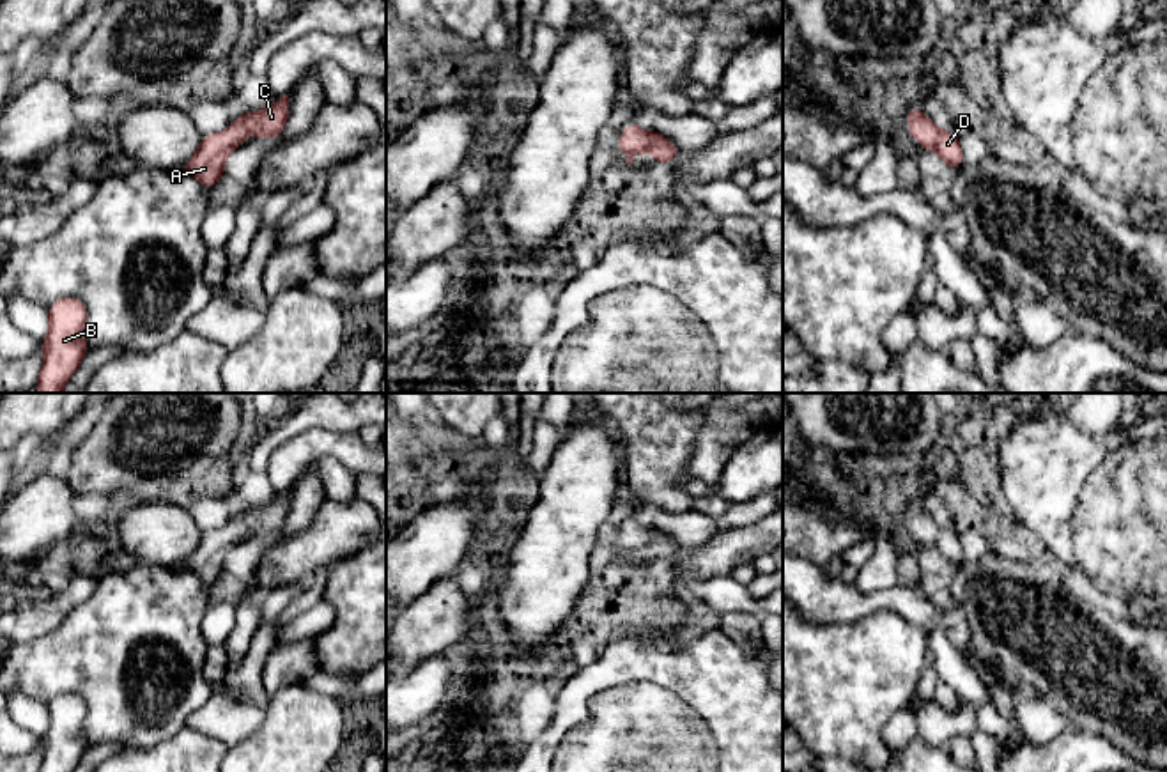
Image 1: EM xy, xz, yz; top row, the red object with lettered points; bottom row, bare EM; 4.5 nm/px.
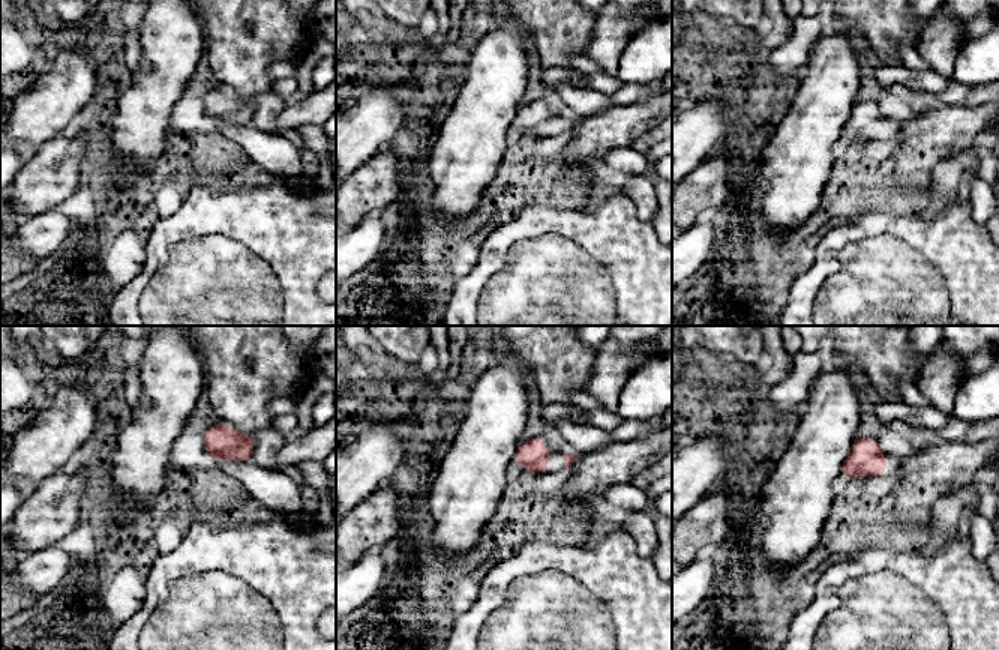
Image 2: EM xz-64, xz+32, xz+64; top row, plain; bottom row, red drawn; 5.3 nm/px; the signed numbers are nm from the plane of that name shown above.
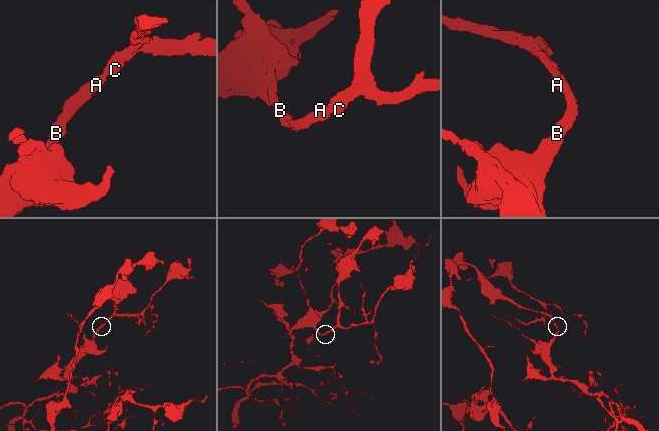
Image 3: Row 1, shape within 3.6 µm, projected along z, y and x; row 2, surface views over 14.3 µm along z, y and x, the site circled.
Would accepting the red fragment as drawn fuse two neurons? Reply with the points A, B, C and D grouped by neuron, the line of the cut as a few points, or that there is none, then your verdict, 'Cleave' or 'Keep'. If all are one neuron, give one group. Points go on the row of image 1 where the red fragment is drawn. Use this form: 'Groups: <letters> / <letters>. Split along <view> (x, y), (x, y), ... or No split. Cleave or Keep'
Groups: A B C D. No split. Keep

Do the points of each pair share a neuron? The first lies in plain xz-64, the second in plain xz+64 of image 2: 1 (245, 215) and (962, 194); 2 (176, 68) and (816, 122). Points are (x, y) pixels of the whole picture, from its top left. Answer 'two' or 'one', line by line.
1: two
2: one

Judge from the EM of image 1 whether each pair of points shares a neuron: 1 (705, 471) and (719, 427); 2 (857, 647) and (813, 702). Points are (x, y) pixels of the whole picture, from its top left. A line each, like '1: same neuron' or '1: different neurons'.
1: same neuron
2: same neuron

